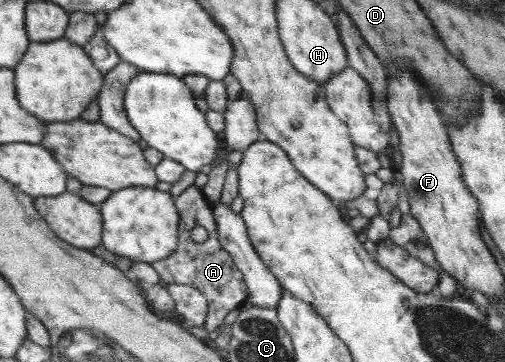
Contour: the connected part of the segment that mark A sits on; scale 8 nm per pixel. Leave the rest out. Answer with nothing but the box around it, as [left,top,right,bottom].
[150,198,248,332]

